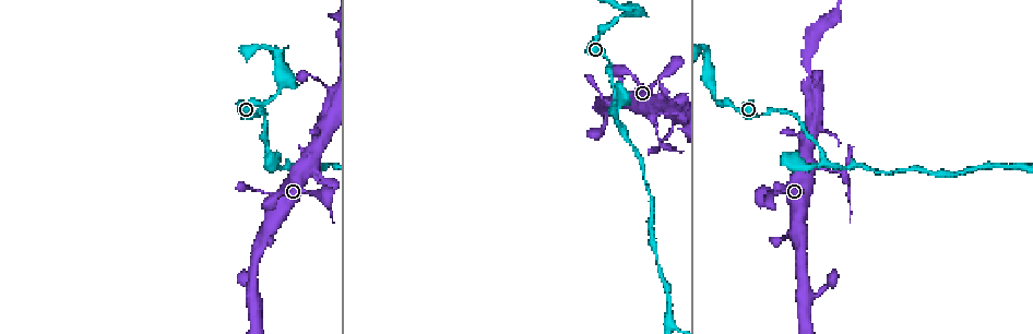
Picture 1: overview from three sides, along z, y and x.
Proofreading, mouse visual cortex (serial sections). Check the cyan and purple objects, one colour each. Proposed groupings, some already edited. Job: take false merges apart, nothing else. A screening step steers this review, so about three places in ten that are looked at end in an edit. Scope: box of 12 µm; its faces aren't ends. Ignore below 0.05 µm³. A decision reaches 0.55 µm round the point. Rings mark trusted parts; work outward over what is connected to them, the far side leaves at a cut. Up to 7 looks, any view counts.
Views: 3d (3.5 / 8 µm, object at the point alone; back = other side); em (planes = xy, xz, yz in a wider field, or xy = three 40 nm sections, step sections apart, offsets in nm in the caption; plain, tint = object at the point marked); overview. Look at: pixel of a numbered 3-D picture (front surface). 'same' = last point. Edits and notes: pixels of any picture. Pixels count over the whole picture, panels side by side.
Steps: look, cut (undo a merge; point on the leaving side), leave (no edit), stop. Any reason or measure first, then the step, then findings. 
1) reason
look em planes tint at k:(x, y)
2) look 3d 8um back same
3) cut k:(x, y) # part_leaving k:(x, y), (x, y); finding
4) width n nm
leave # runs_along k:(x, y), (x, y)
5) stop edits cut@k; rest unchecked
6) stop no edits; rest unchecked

narrows sharply
look 3d 3.5um back at 1:(276, 94)

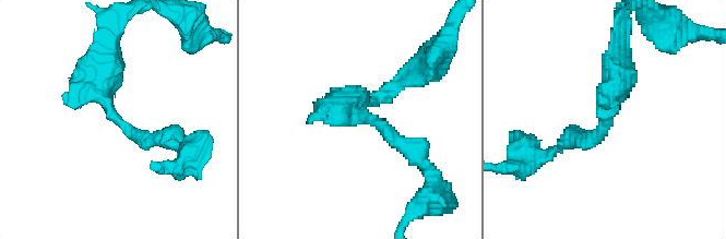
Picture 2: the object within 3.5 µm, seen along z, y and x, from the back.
shape alone is not enough
look em planes plain at 2:(117, 116)

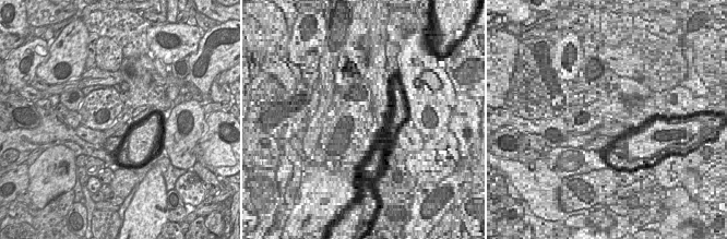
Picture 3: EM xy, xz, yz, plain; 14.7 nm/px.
look em planes tint same

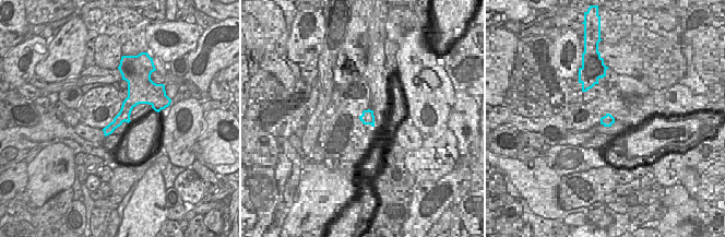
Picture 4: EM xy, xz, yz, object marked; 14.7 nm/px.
leave # runs_along 4:(139, 90), (125, 114), (106, 131); one cell here

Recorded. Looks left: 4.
thin neck
look 3d 3.5um back at 1:(611, 80)

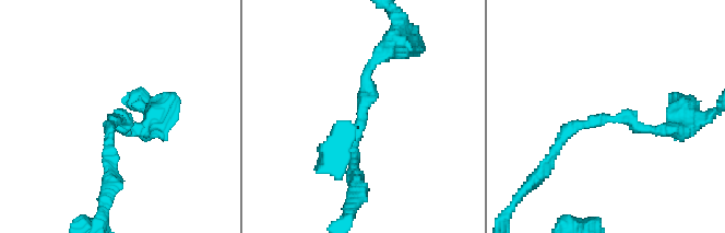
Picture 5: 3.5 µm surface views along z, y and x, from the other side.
shape alone is not enough
look em xy step 5 tint at 5:(611, 118)

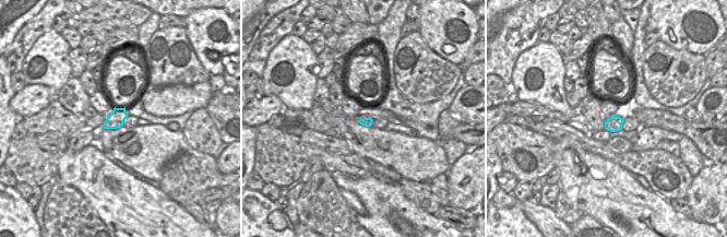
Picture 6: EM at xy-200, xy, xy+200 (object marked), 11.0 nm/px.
arm_widths 150, 200 nm
leave # continuous, no second cell

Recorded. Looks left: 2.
three arms meet
look 3d 3.5um at 1:(825, 161)

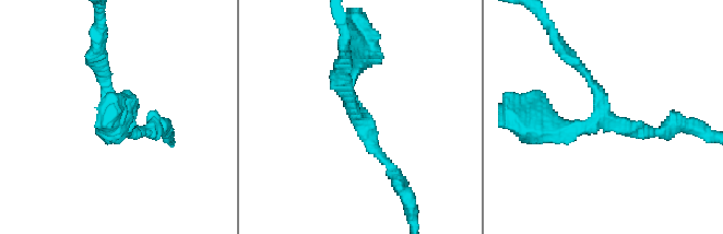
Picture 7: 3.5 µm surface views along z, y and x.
arms 3; arm_widths 150, 200, 250 nm; need the tissue
look em xy step 1 tint at 7:(605, 114)

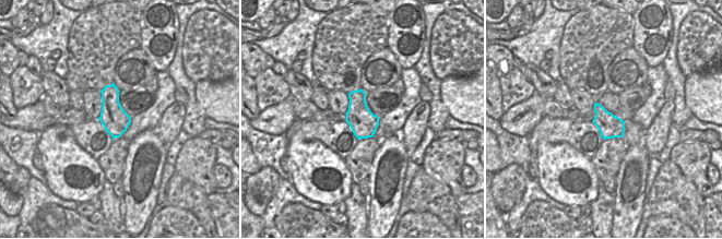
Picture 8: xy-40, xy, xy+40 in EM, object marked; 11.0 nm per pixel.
width 300 nm
leave # runs_along 7:(565, 53), (595, 86), (612, 123), (656, 133); continuous, no second cell

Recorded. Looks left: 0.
stop no edits; rest unchecked

